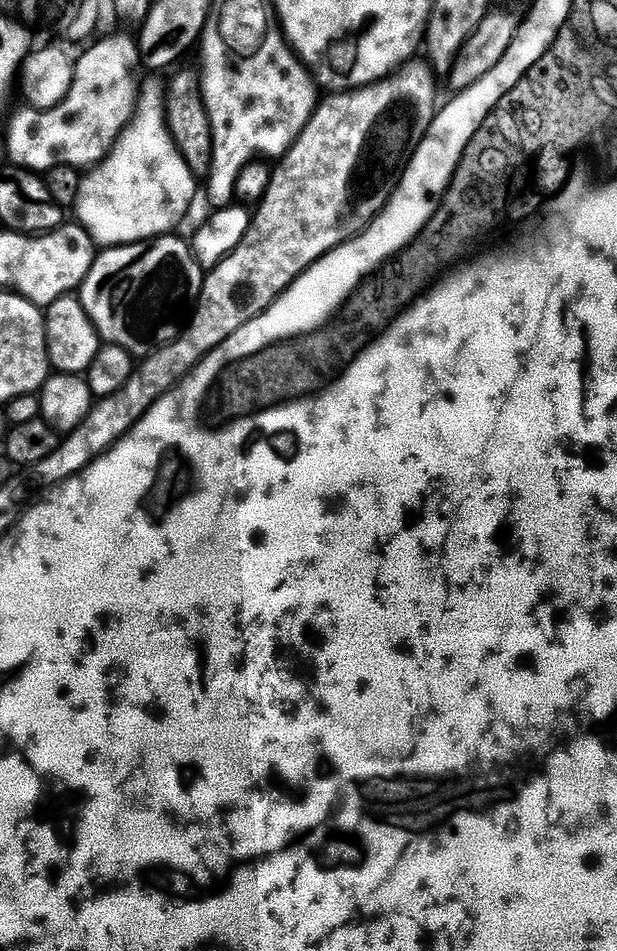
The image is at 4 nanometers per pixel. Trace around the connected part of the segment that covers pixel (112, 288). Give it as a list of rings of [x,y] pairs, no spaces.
[[[176,234],[158,236],[139,244],[121,244],[118,248],[104,248],[93,259],[88,276],[78,289],[86,314],[92,320],[101,341],[125,348],[136,358],[147,358],[158,348],[173,344],[184,331],[200,301],[206,275],[187,239],[179,240]]]

